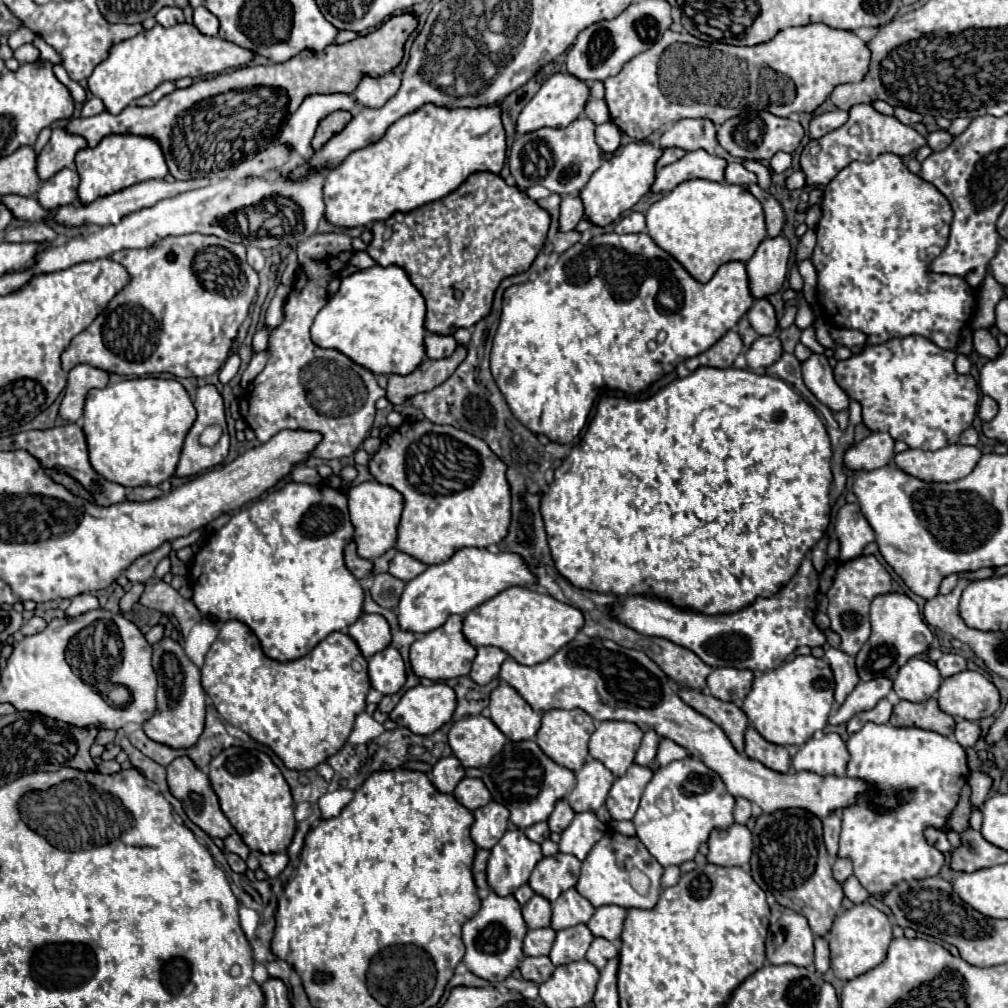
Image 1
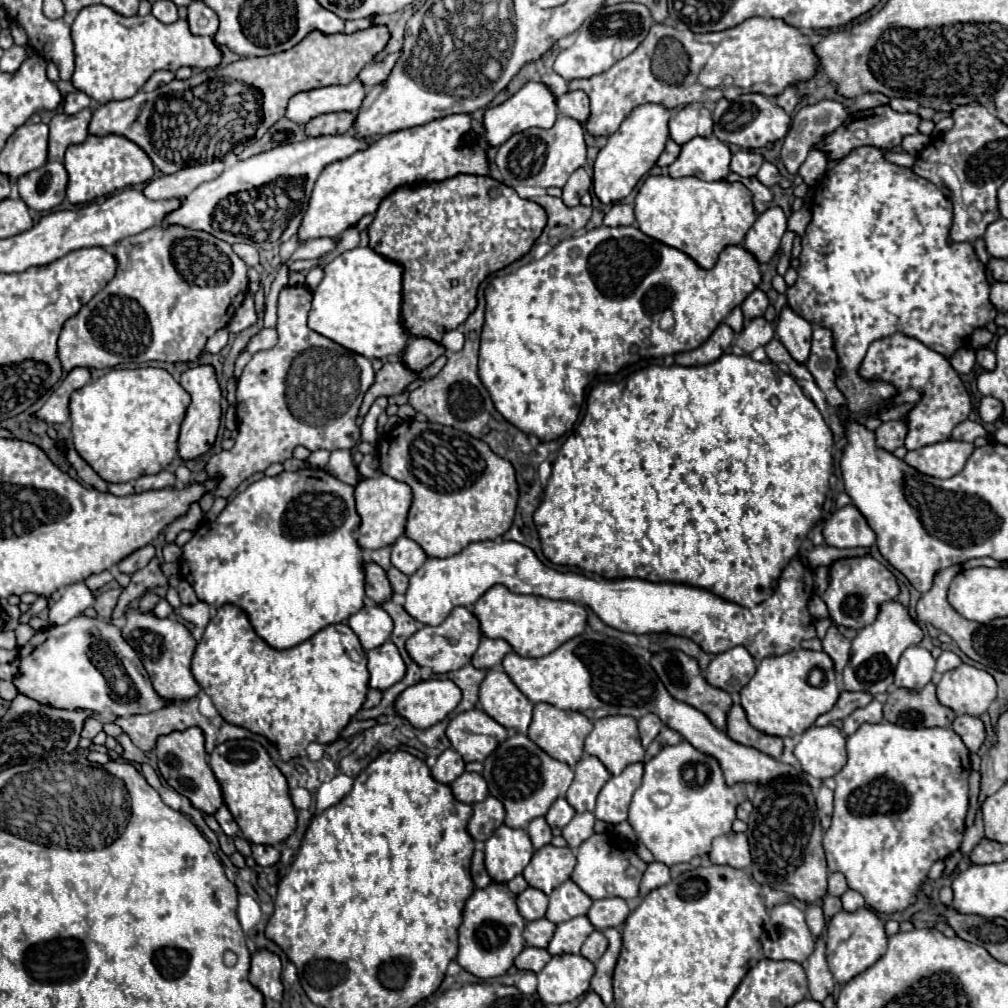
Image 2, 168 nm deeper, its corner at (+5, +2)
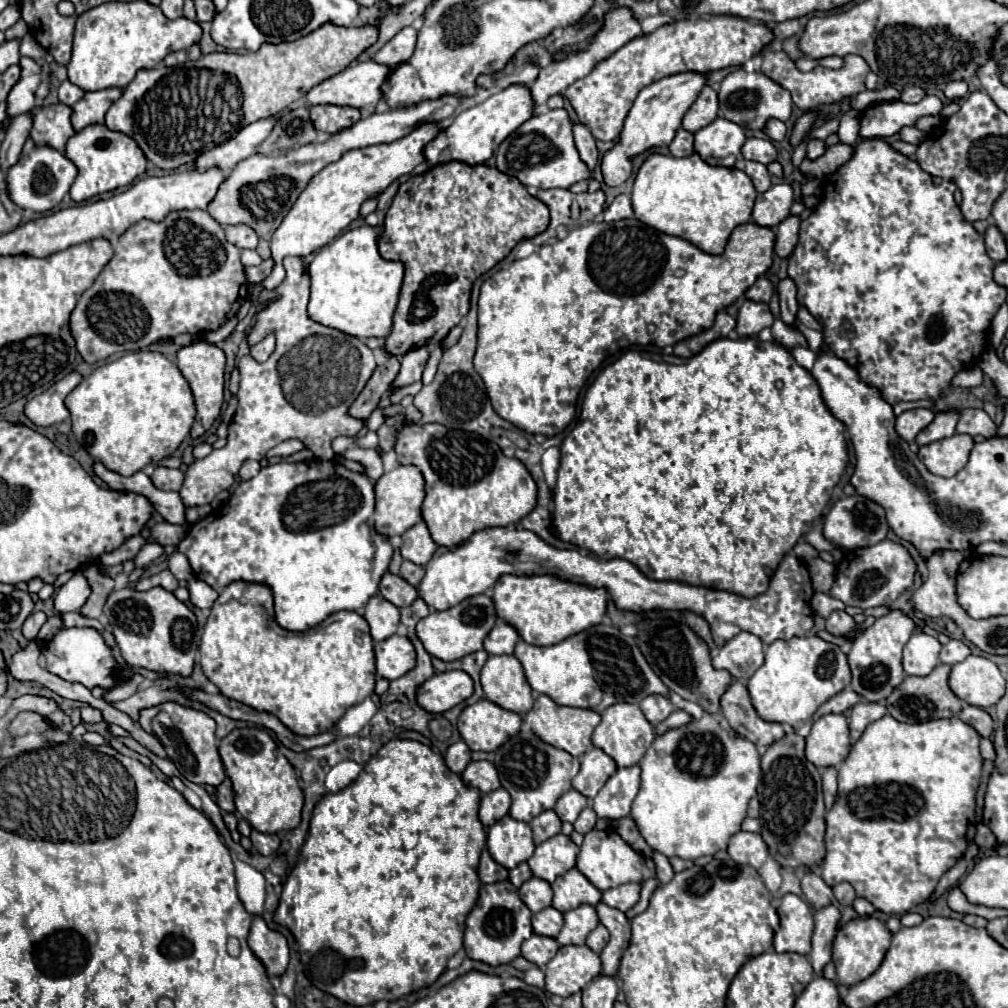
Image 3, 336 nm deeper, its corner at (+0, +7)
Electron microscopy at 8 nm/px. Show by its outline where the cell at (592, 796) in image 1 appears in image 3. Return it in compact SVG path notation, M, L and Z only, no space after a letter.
M590 749L582 755L580 773L574 777L572 787L580 791L586 799L594 799L604 787L610 775L616 773L616 763L602 749Z

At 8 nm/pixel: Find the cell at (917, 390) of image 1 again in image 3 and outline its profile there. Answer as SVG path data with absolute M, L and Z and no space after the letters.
M948 409L948 411L942 411L934 417L934 421L922 429L916 437L916 443L918 445L928 445L928 443L934 443L934 441L940 441L944 437L952 437L956 433L956 423L958 423L958 417L960 413L956 409Z

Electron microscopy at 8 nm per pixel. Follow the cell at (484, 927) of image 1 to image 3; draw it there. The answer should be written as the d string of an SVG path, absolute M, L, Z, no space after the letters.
M498 881L480 887L480 897L470 911L464 927L464 951L470 959L488 963L492 967L512 963L520 955L520 945L532 935L532 913L522 903L518 889L510 881Z

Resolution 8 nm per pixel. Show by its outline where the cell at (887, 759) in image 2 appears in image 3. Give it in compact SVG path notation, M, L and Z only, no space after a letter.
M886 713L886 717L870 723L864 729L862 737L852 745L850 755L838 769L838 799L826 815L826 857L820 867L822 879L830 887L834 887L840 881L848 881L856 889L858 897L868 899L878 911L882 911L886 915L904 915L906 911L924 903L934 893L936 883L944 875L944 871L950 869L964 855L968 845L974 841L974 833L976 833L976 819L974 819L976 801L974 801L974 797L976 797L976 789L980 785L980 771L982 771L982 757L978 751L978 743L980 743L978 733L974 729L970 729L970 725L960 721L958 717L936 719L936 721L926 721L926 723L918 723L918 725L906 725Z

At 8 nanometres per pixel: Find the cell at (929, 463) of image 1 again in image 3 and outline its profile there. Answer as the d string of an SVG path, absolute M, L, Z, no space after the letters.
M952 435L942 441L934 441L918 449L920 461L940 477L954 477L968 461L968 455L974 447L970 435Z

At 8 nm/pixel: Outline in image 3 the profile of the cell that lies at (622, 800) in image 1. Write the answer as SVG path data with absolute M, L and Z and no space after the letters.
M640 767L618 769L594 799L594 811L598 817L620 819L630 815L630 805L640 789Z

